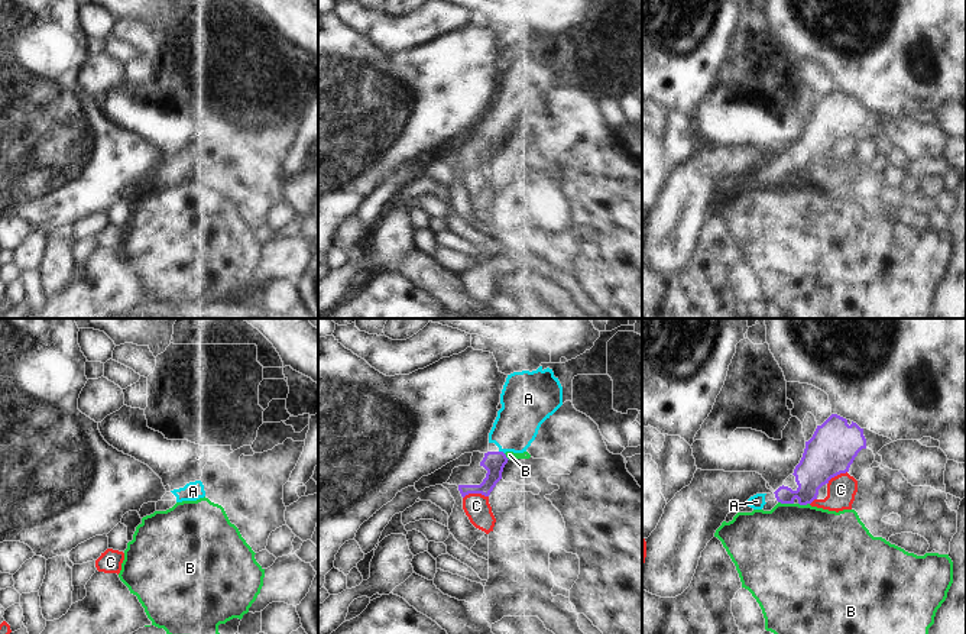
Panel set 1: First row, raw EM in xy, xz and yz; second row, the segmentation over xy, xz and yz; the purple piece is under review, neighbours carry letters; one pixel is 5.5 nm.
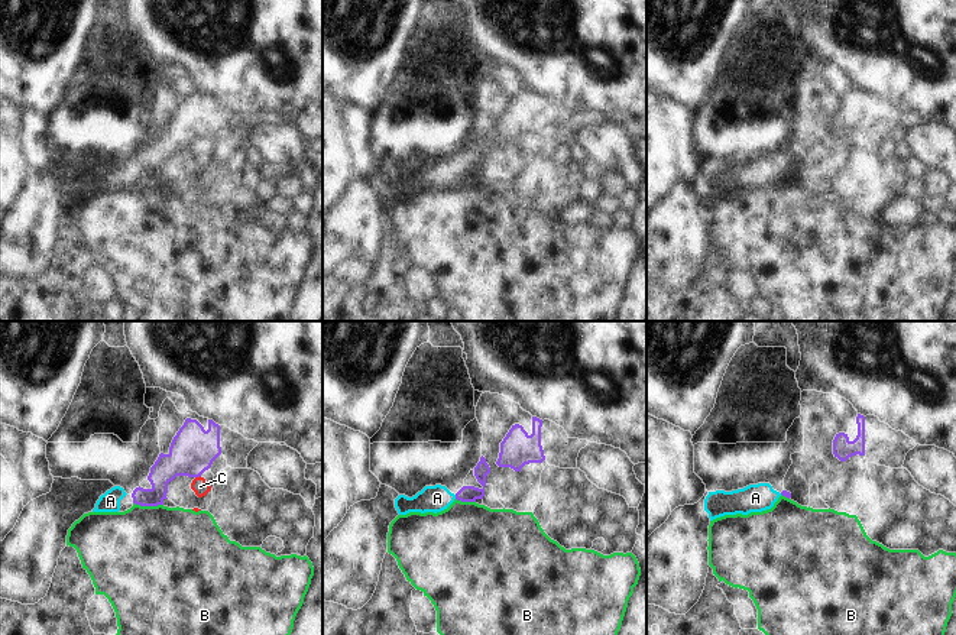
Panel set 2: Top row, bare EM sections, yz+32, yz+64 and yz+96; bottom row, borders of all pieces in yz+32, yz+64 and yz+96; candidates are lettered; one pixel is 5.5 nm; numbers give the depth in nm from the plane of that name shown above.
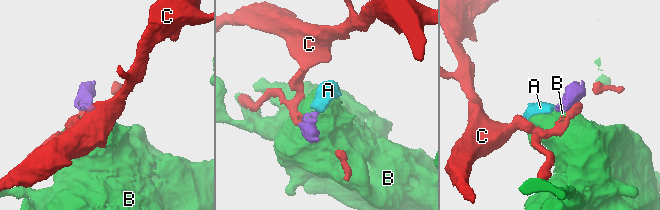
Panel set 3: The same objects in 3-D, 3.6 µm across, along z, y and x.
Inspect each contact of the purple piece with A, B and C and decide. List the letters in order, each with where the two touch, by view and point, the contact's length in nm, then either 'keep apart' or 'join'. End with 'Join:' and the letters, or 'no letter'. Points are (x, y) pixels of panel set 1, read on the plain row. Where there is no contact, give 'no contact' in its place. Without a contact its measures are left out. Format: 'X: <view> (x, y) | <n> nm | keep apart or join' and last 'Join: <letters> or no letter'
A: xz (502, 128) | 40 nm | join
B: yz (785, 178) | 90 nm | keep apart
C: xz (475, 168) | 140 nm | keep apart
Join: A

